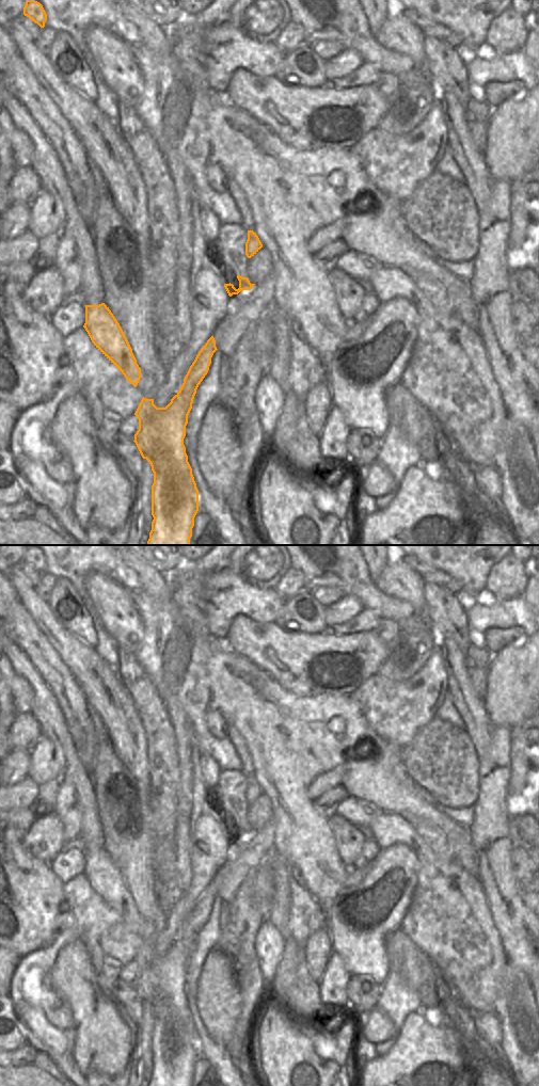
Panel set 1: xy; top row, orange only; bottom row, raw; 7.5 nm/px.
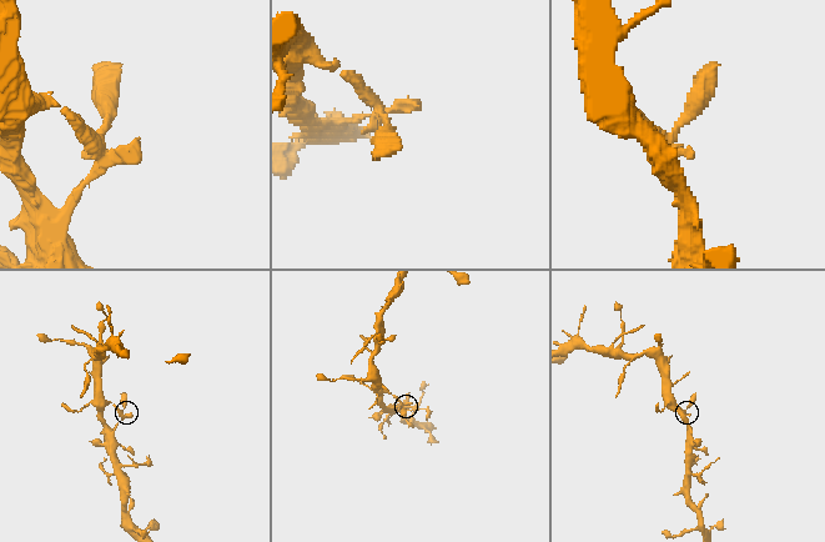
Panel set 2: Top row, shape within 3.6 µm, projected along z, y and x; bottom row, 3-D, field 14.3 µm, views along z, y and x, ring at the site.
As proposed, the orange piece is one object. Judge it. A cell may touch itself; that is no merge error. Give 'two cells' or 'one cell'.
one cell

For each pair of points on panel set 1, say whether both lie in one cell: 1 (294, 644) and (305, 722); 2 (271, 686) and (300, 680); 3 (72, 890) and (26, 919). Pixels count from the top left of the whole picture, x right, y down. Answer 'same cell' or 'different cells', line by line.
1: different cells
2: different cells
3: different cells

